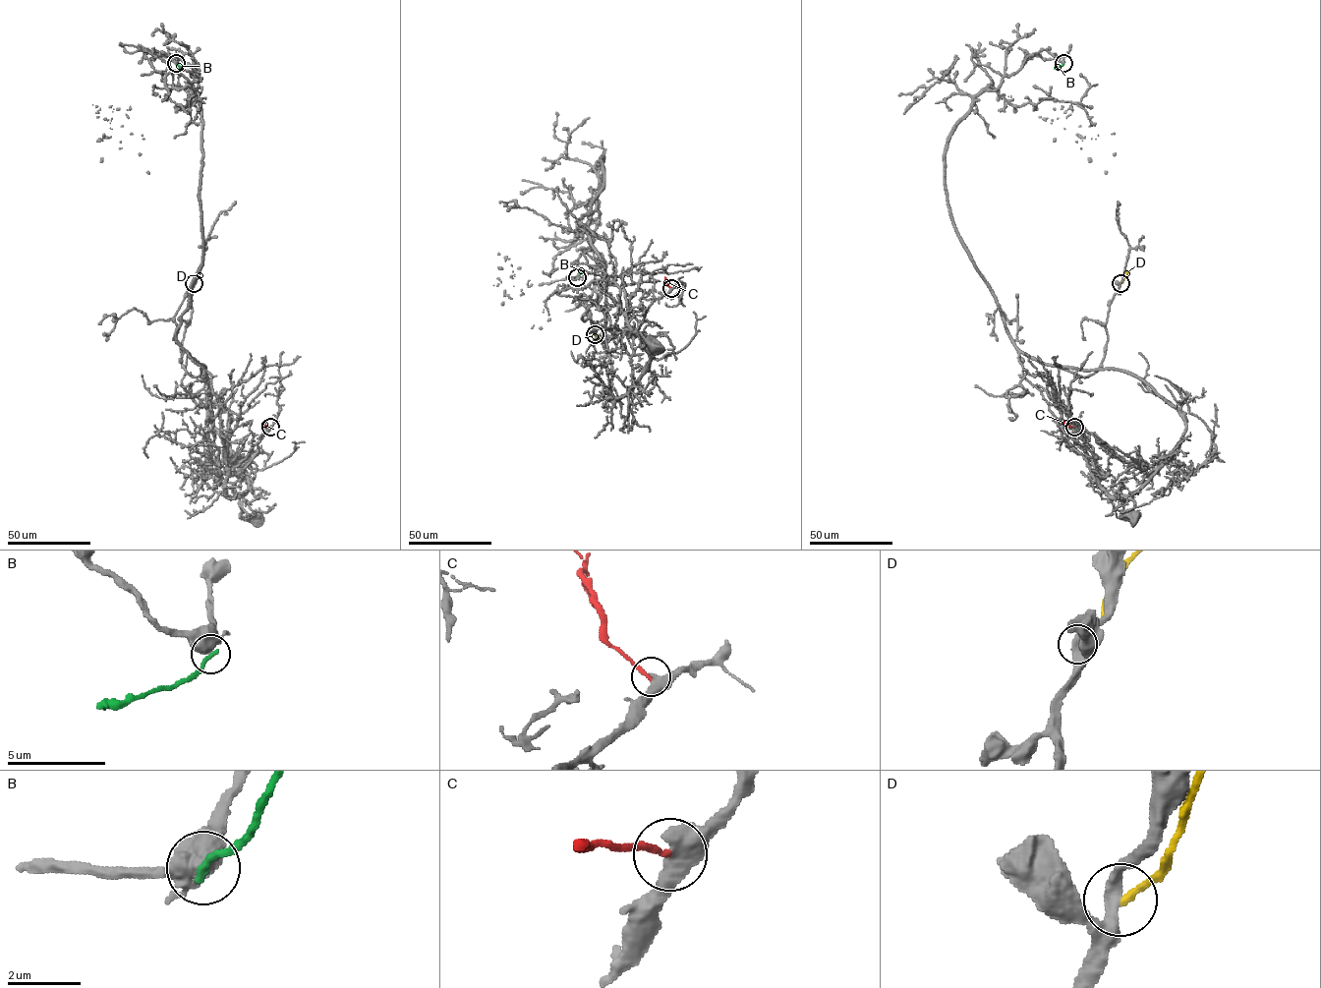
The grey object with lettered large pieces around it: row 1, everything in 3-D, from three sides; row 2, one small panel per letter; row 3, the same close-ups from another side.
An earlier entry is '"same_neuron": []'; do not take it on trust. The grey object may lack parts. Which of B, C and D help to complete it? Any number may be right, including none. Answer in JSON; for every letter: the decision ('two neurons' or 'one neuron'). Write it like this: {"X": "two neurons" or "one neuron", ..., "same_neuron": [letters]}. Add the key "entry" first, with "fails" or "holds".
{"entry": "fails", "B": "two neurons", "C": "one neuron", "D": "two neurons", "same_neuron": ["C"]}

